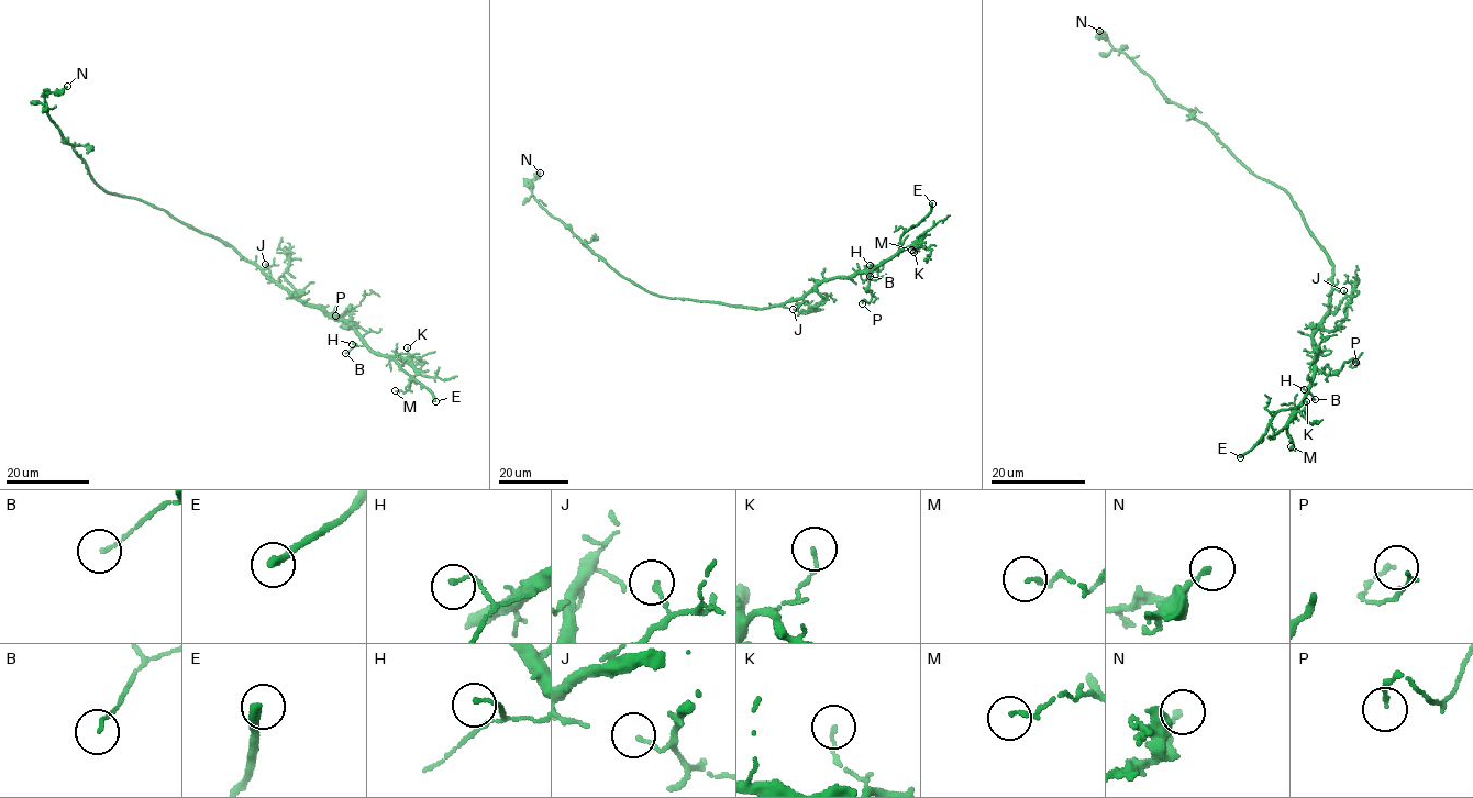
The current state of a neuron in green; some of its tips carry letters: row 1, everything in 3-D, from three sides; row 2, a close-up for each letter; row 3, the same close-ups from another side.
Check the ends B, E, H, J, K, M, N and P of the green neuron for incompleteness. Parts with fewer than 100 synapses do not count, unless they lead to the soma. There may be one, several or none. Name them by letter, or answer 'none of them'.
E

